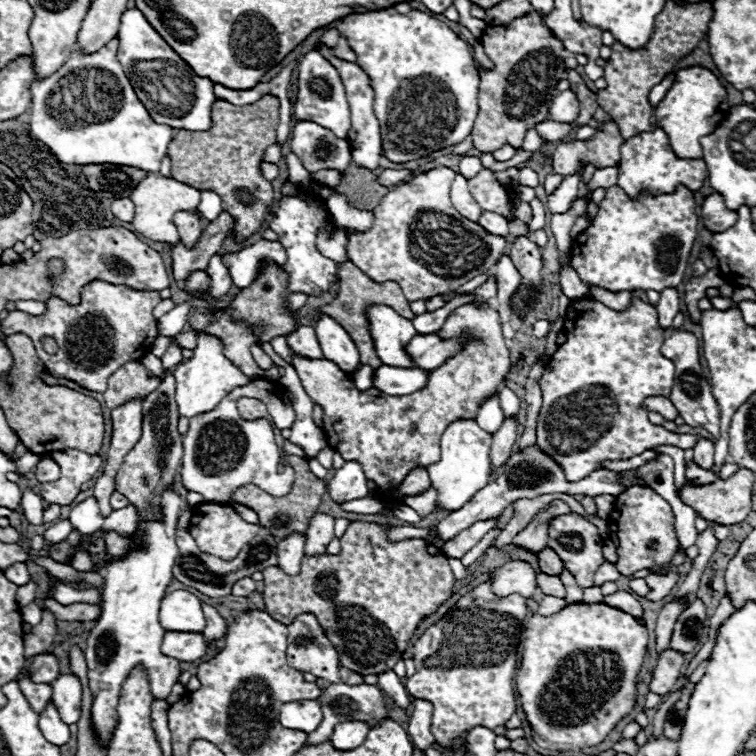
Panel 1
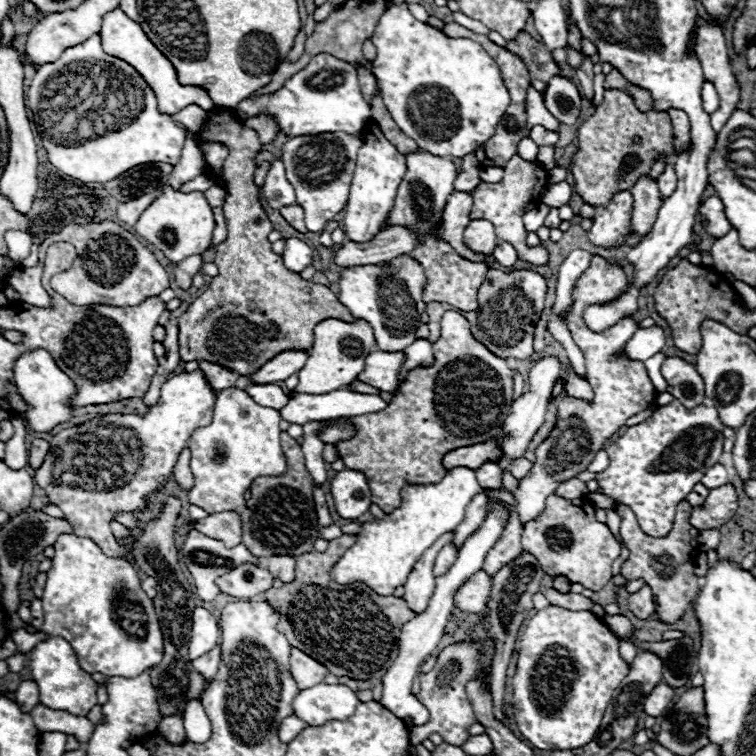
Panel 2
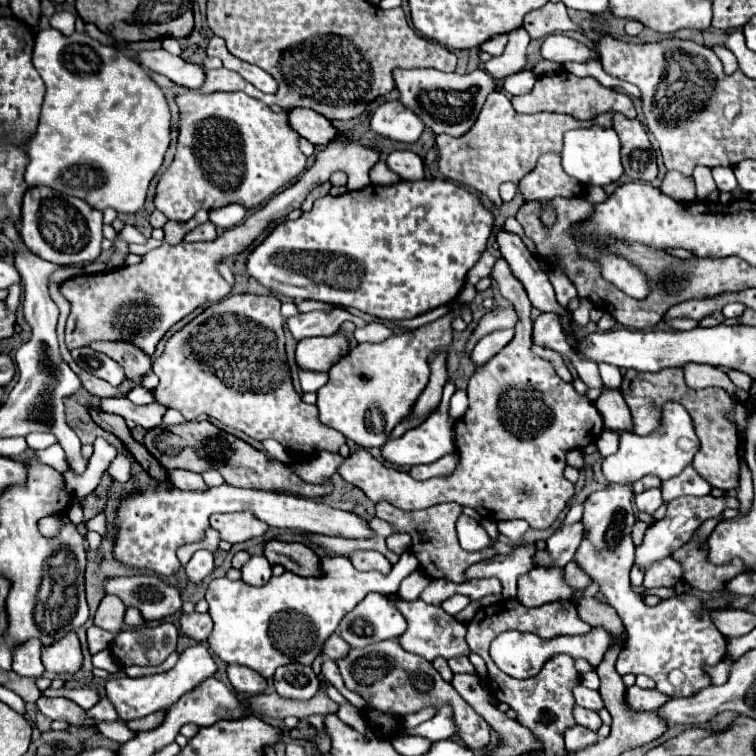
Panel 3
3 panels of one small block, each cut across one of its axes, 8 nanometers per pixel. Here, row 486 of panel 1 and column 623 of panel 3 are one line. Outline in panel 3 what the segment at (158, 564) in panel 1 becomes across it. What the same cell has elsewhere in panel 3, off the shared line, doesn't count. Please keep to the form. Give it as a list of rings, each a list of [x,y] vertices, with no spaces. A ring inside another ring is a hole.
[[[590,126],[582,130],[570,130],[564,134],[564,150],[562,150],[562,166],[566,174],[576,178],[586,186],[608,186],[618,182],[624,174],[620,162],[620,140],[612,128]]]

